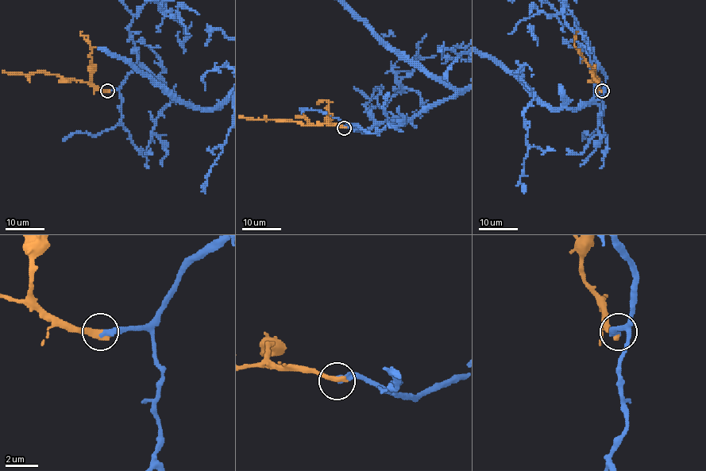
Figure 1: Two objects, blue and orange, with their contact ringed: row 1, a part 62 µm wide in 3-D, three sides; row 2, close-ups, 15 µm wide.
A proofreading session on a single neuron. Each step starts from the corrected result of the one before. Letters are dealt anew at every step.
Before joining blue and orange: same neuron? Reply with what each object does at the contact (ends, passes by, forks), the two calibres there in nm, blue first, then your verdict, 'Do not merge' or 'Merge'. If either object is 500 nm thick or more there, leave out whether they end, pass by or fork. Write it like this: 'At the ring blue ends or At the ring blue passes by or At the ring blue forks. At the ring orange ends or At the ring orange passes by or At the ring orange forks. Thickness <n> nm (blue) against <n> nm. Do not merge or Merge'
At the ring blue ends. At the ring orange ends. Thickness 340 nm (blue) against 440 nm. Merge

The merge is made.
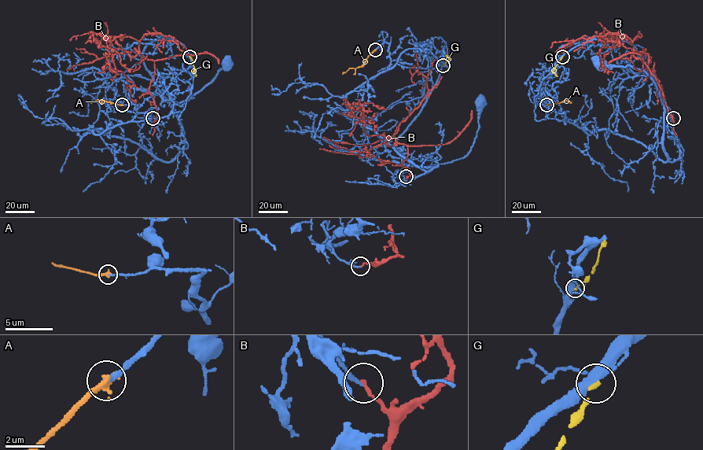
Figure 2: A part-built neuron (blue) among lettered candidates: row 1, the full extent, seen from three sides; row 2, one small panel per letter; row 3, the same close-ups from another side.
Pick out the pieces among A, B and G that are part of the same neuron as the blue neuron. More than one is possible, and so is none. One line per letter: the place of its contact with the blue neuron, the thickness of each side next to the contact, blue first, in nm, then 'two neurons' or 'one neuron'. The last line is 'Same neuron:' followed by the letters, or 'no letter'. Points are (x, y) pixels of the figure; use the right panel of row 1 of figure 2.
A: contact (546, 105); calibres 240 and 320 nm; two neurons
B: contact (673, 118); calibres 200 and 180 nm; two neurons
G: contact (562, 57); calibres 460 and 200 nm; two neurons
Same neuron: no letter

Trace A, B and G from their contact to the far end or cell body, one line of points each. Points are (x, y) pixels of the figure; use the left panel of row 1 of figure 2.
A: (122, 105), (104, 100), (89, 102)
B: (152, 118), (154, 61), (139, 42), (171, 36), (156, 46), (162, 51)
G: (189, 57), (196, 76)

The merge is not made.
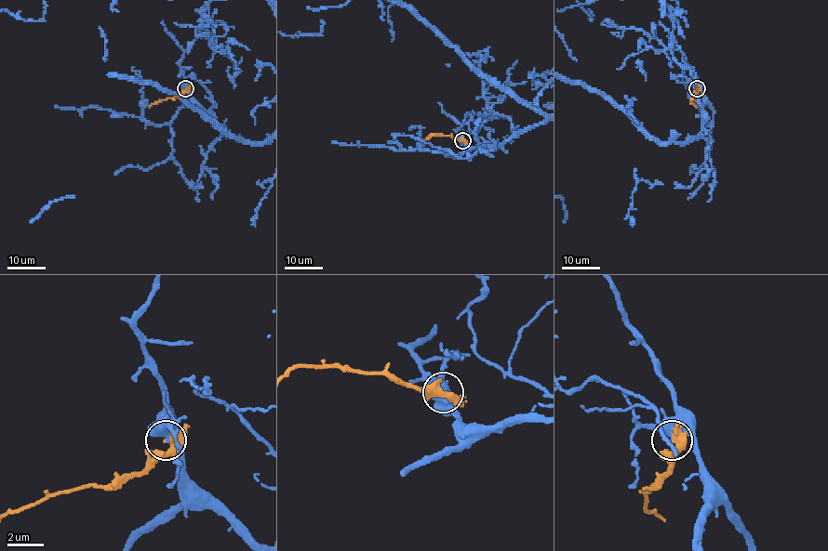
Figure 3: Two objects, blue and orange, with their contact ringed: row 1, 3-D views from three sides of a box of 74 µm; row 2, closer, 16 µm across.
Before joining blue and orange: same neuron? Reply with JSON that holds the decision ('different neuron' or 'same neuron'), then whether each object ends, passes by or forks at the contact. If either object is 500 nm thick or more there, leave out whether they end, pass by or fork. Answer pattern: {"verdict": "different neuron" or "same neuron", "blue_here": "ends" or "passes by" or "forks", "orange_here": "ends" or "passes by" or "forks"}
{"verdict": "different neuron", "blue_here": "passes by", "orange_here": "forks"}

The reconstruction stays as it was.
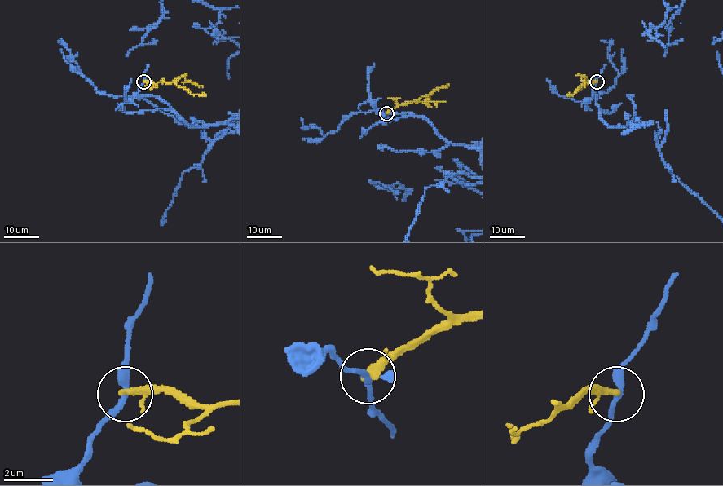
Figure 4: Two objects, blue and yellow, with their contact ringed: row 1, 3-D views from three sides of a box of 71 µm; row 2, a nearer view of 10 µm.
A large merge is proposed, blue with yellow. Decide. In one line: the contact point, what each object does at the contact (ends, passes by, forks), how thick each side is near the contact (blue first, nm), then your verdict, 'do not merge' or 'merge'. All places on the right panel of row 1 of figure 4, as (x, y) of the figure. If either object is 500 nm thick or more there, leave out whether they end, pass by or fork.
(597, 81) | blue passes by | yellow passes by | 280/240 nm | do not merge

